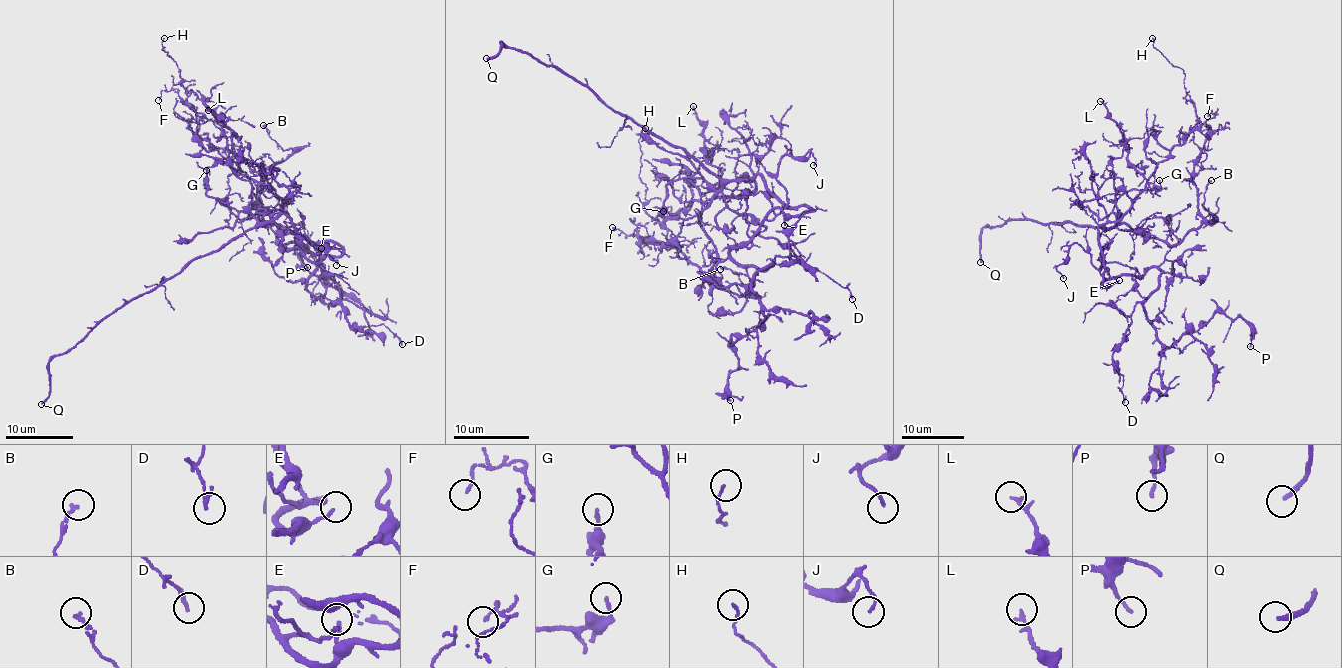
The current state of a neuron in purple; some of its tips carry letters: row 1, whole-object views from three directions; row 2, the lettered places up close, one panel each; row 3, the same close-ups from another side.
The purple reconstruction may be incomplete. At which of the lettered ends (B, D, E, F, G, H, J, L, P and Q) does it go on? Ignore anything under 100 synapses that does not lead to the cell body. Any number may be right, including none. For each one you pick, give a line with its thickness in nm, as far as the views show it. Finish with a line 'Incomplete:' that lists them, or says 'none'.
Q: calibre 220 nm
Incomplete: Q

